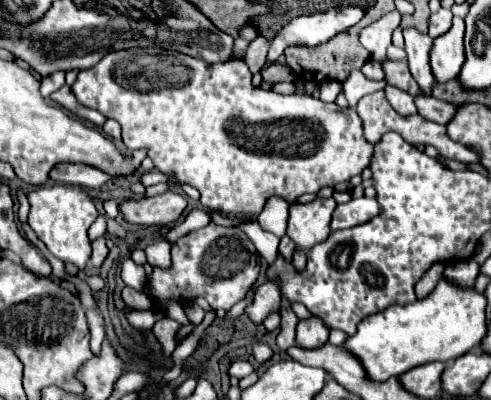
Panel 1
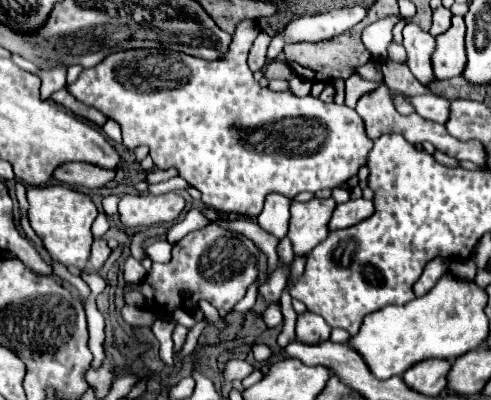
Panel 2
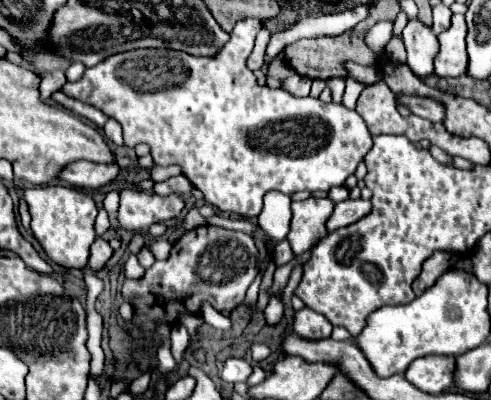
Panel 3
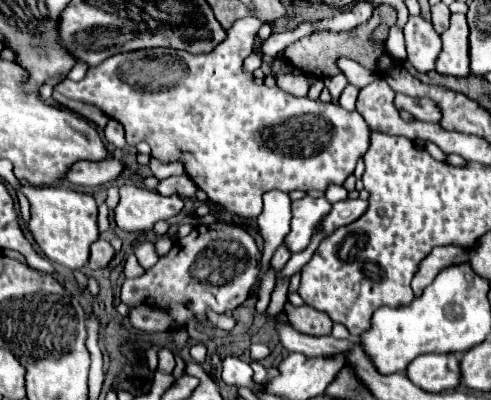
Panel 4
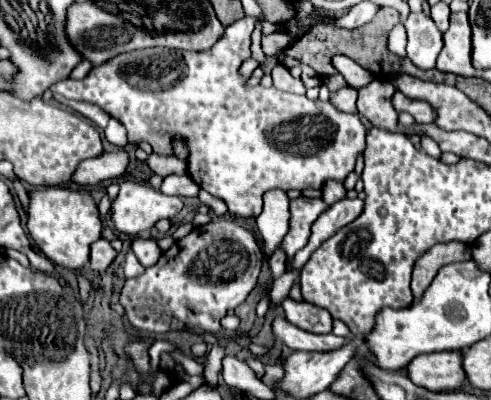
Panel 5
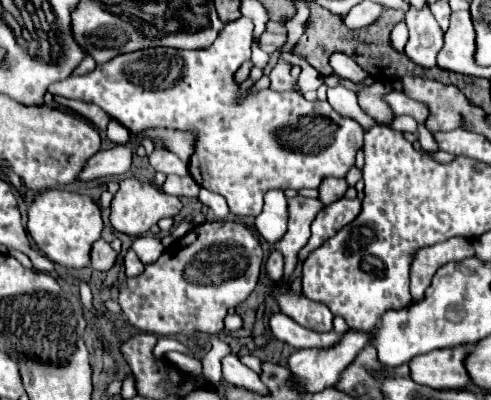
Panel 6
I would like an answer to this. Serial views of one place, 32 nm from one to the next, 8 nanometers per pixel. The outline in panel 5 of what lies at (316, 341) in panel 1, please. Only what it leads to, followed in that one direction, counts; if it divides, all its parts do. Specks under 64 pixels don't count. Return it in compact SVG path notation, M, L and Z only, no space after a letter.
M286 296L280 306L284 310L284 316L290 322L294 322L298 328L304 328L304 330L316 332L316 334L332 332L332 316L324 308L310 304L306 300L296 302L290 296Z

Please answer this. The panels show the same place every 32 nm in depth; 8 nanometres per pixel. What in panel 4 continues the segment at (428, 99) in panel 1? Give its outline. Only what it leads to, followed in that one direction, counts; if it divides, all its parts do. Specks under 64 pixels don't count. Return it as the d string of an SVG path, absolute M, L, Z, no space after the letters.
M396 94L394 106L398 110L410 112L416 120L422 120L422 122L438 122L440 120L438 106L428 98L410 98L406 94Z

